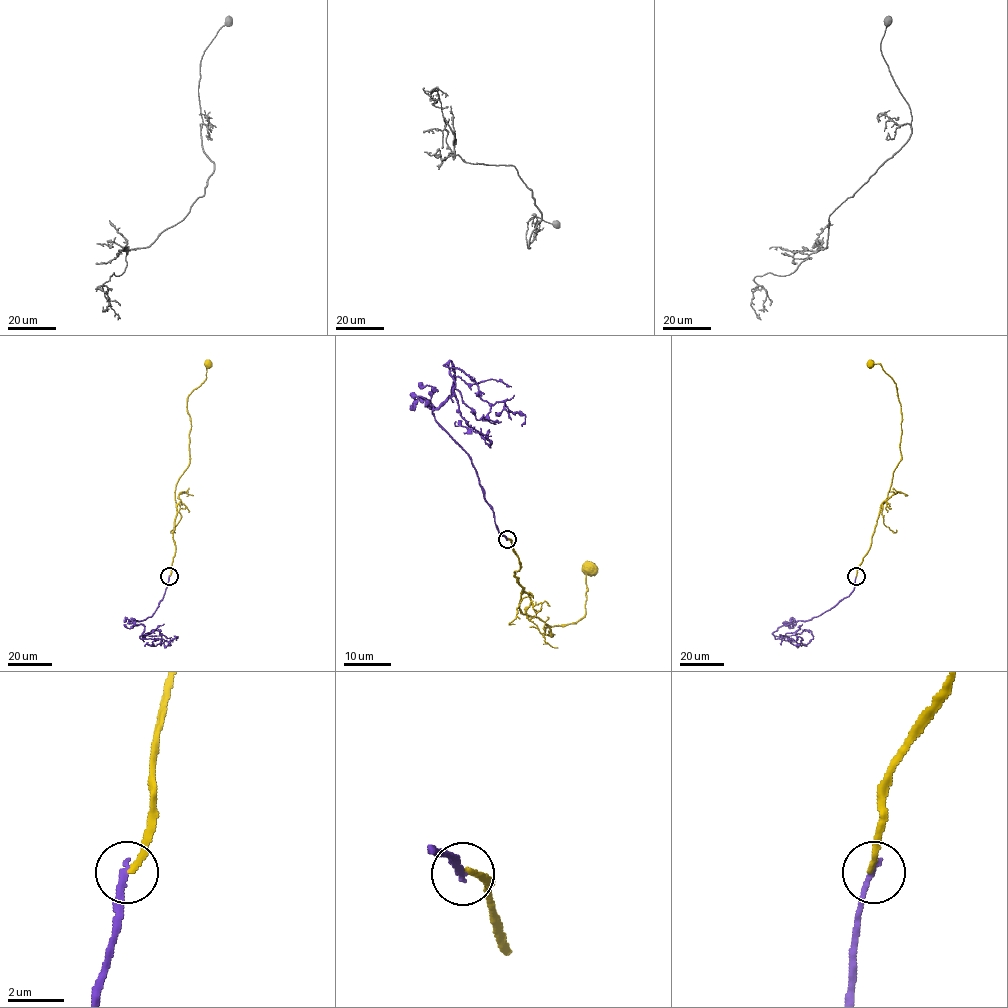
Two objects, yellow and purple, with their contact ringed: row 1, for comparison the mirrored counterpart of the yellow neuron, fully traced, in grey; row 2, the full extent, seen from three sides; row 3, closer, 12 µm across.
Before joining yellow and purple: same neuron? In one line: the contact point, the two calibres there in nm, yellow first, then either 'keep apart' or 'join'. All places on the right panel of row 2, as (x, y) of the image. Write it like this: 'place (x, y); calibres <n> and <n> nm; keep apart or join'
place (856, 576); calibres 190 and 240 nm; keep apart

